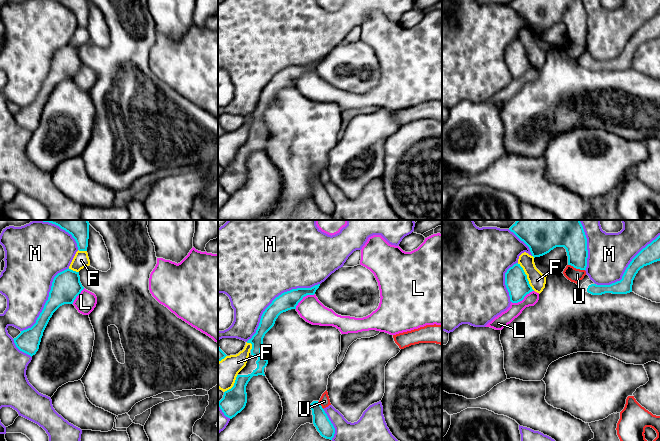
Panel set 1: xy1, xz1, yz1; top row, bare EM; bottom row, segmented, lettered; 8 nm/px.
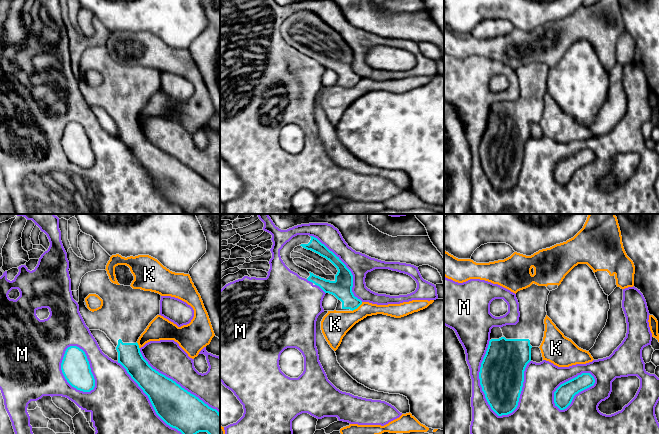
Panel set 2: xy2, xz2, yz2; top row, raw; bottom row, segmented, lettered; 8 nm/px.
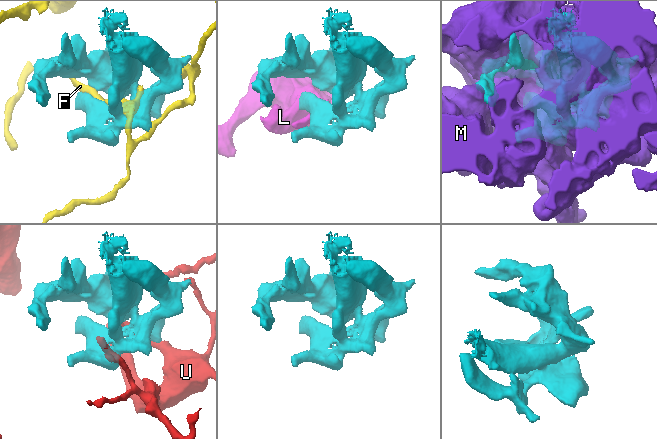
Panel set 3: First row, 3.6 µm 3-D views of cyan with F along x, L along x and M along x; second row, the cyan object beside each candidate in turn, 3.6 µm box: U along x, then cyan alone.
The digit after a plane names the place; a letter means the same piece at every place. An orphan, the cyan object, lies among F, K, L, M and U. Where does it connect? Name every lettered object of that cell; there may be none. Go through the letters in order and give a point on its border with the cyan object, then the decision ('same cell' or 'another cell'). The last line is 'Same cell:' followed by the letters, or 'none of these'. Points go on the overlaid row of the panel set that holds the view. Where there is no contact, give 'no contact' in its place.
F: yz1 (526, 277) | another cell
K: xz2 (357, 307) | same cell
L: yz1 (522, 299) | another cell
M: yz2 (480, 382) | another cell
U: yz1 (576, 268) | another cell
Same cell: K

